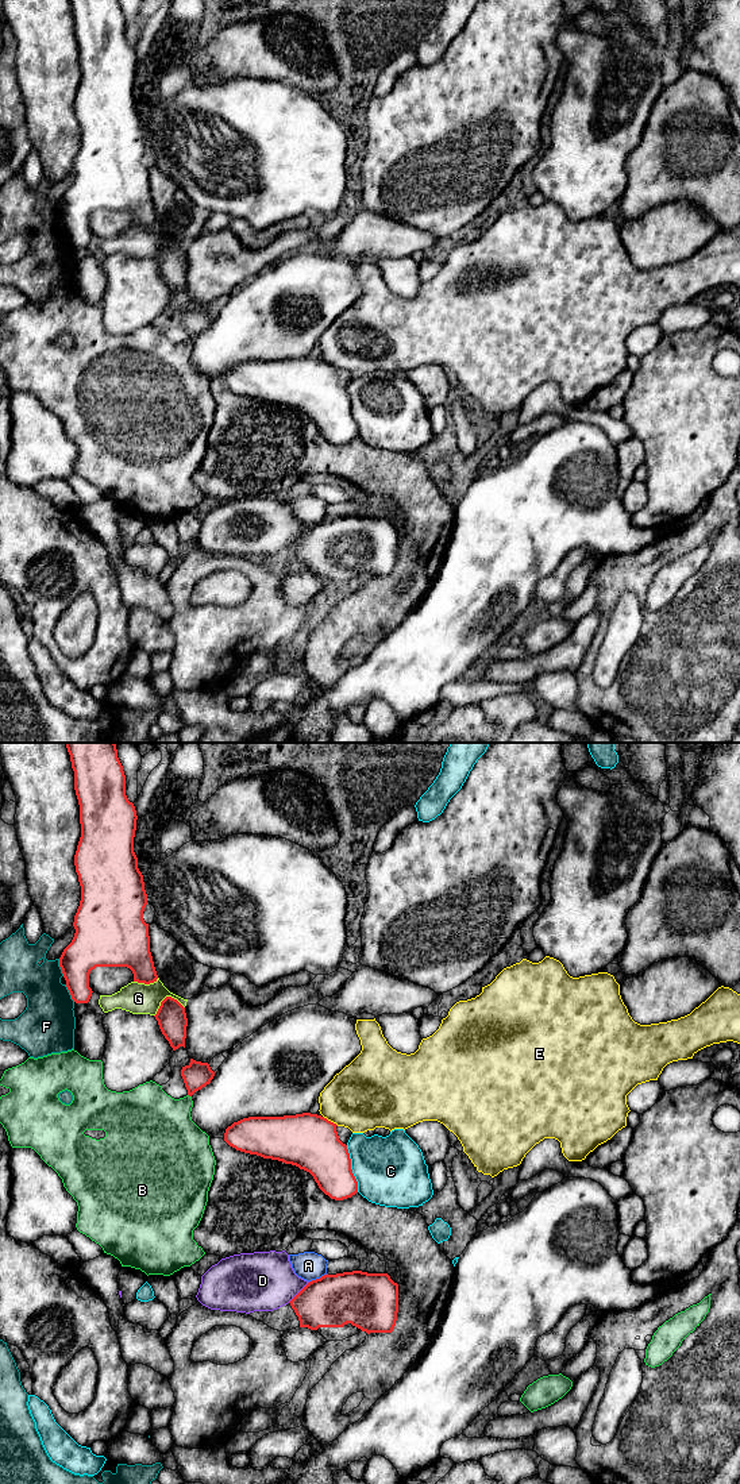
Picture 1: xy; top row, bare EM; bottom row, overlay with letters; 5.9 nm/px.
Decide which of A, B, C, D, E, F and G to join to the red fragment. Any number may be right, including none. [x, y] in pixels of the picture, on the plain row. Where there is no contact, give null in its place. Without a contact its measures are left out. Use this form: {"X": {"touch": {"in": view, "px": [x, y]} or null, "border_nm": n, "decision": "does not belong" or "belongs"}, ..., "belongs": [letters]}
{"A": {"touch": {"in": "xy", "px": [318, 523]}, "border_nm": 120, "decision": "does not belong"}, "B": {"touch": {"in": "xy", "px": [189, 339]}, "border_nm": 30, "decision": "does not belong"}, "C": {"touch": {"in": "xy", "px": [350, 412]}, "border_nm": 280, "decision": "does not belong"}, "D": {"touch": {"in": "xy", "px": [300, 535]}, "border_nm": 180, "decision": "does not belong"}, "E": {"touch": {"in": "xy", "px": [330, 365]}, "border_nm": 110, "decision": "does not belong"}, "F": {"touch": {"in": "xy", "px": [60, 209]}, "border_nm": 110, "decision": "does not belong"}, "G": {"touch": {"in": "xy", "px": [165, 242]}, "border_nm": 190, "decision": "does not belong"}, "belongs": []}

